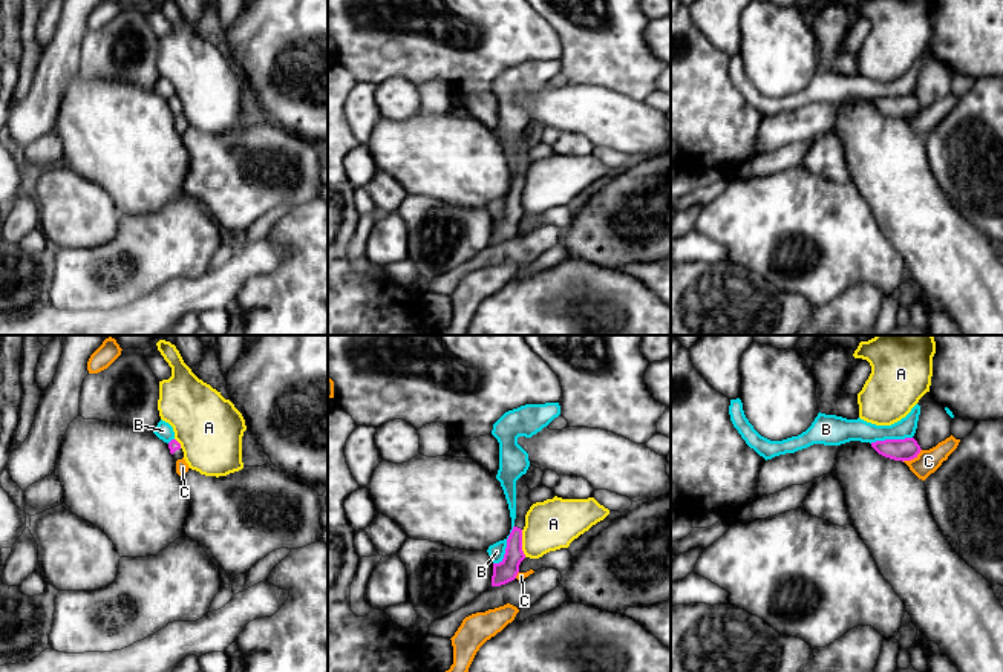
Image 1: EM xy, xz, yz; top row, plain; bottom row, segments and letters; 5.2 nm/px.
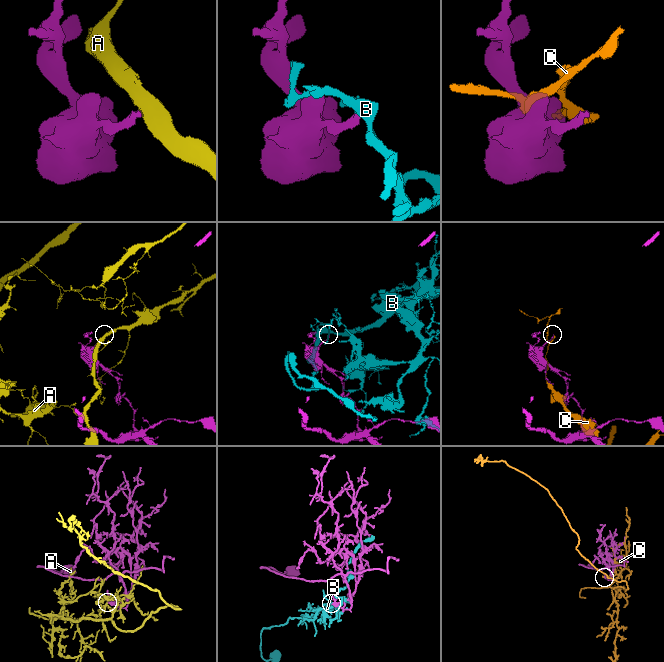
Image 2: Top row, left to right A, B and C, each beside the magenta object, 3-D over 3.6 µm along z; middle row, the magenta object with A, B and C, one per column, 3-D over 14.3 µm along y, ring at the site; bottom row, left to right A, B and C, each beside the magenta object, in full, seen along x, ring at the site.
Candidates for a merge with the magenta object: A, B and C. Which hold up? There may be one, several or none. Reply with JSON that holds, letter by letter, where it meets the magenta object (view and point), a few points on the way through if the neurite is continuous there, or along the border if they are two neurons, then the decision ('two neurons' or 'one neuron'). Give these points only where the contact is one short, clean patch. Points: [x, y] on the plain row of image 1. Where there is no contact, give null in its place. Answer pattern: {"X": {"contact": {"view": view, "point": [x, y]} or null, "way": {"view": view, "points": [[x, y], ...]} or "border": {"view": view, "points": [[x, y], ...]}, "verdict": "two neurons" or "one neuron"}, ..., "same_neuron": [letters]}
{"A": {"contact": {"view": "xz", "point": [521, 201]}, "border": {"view": "xz", "points": [[521, 187], [521, 207], [526, 213]]}, "verdict": "two neurons"}, "B": {"contact": {"view": "xz", "point": [507, 204]}, "border": {"view": "xz", "points": [[513, 182], [504, 213], [493, 221]]}, "verdict": "two neurons"}, "C": {"contact": {"view": "yz", "point": [911, 115]}, "verdict": "two neurons"}, "same_neuron": []}

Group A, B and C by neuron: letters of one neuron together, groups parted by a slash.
A / B / C

